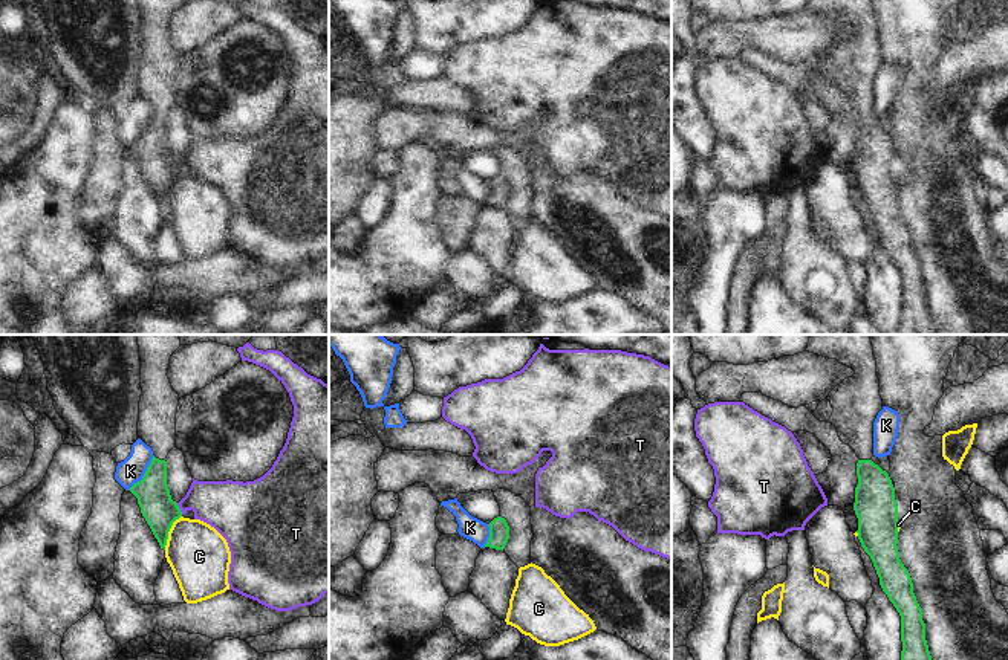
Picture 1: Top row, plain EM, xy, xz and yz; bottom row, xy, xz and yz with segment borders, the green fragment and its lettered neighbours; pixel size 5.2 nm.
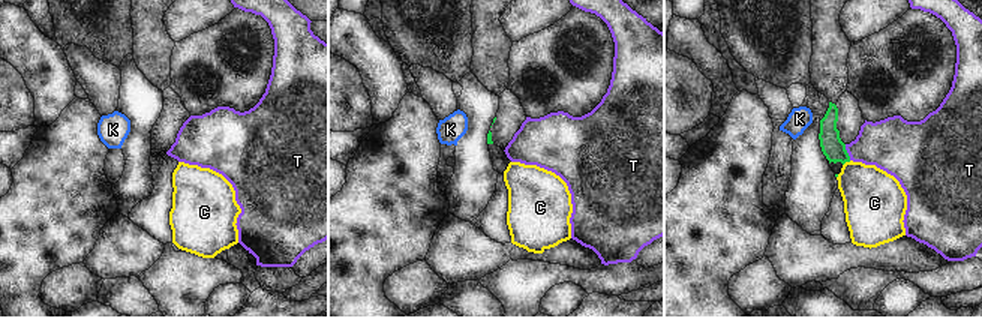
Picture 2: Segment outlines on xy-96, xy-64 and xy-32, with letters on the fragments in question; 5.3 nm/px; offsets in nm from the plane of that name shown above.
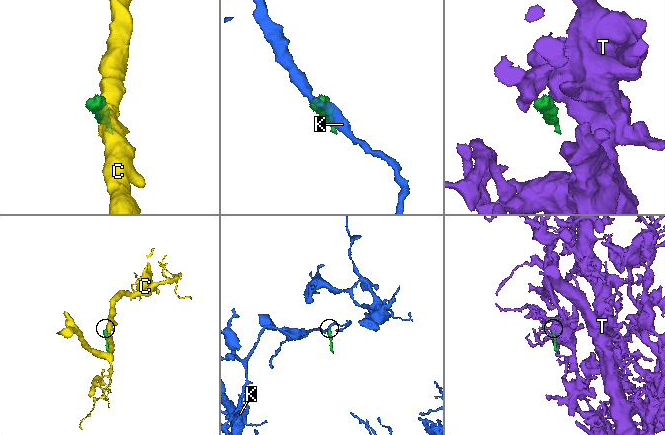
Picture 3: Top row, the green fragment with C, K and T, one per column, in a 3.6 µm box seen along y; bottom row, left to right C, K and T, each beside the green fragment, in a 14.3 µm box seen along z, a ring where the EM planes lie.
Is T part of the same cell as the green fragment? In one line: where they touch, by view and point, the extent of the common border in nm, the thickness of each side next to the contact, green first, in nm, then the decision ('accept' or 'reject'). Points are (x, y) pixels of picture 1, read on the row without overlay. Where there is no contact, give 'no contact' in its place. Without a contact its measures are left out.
xy (179, 167) | 70 nm | 180/260 nm | reject

